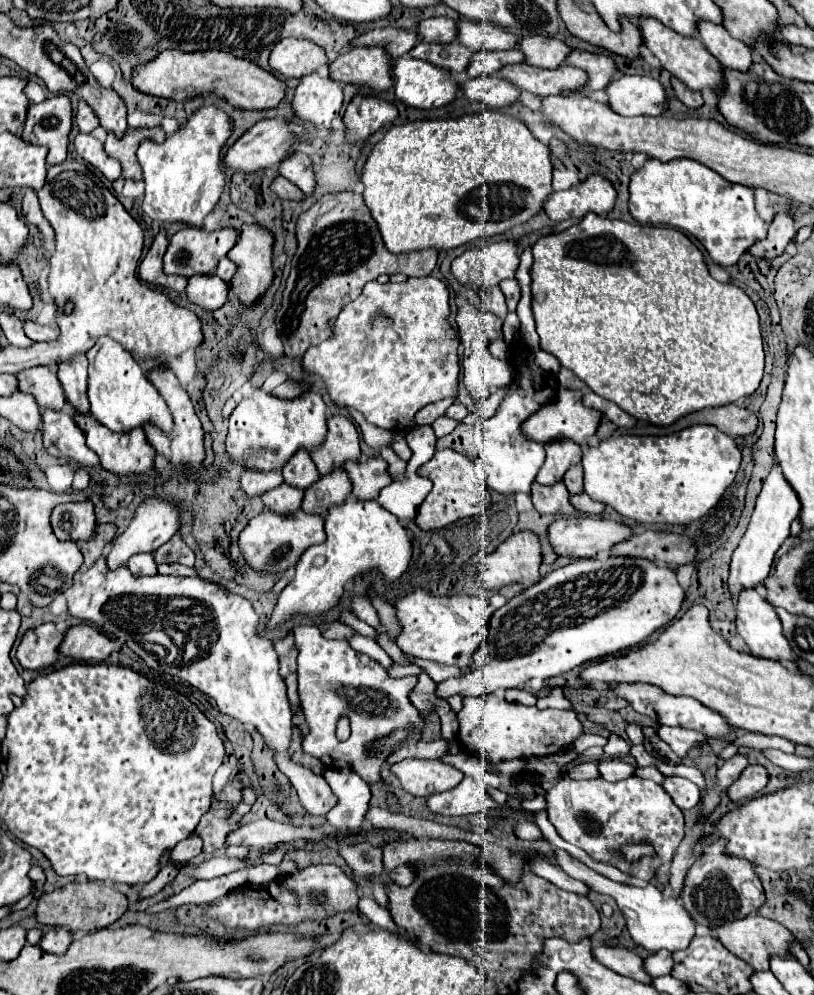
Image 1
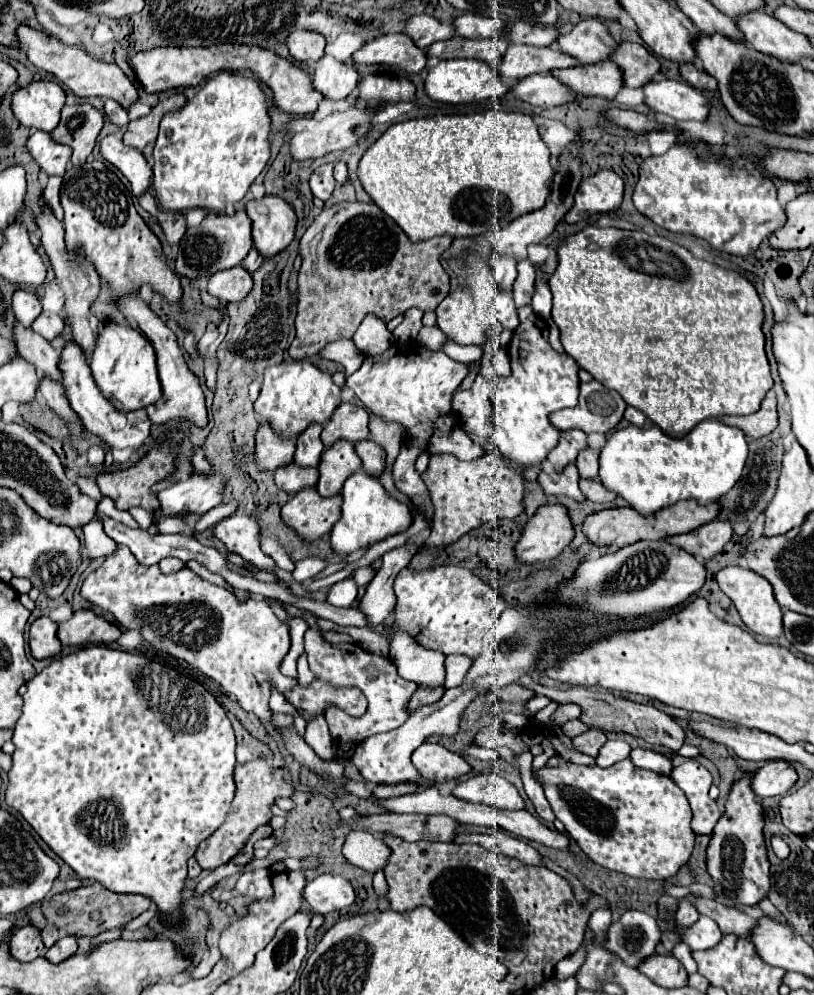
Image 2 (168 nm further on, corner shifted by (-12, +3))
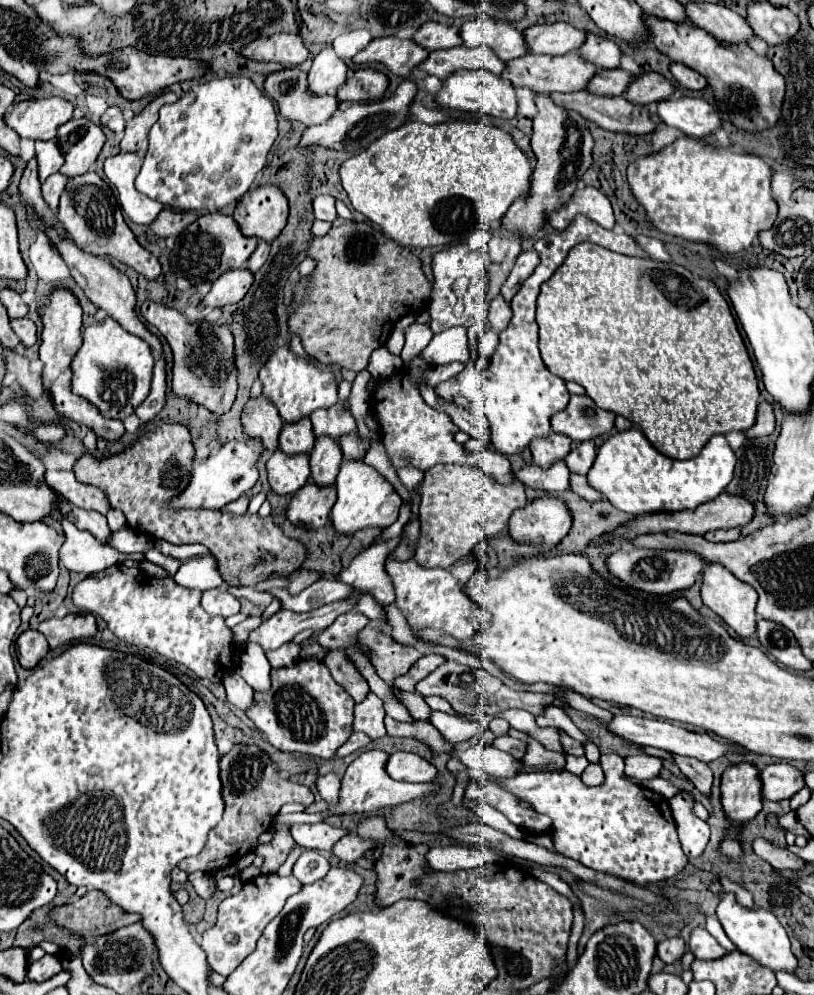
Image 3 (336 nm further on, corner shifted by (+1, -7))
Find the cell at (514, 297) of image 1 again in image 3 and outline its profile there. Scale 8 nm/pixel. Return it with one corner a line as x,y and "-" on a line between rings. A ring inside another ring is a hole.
529,249
529,251
523,251
519,257
517,257
517,263
513,267
513,271
509,273
507,281
503,283
501,287
501,295
503,299
511,301
513,295
519,291
519,287
523,285
523,281
535,271
535,267
539,265
539,253
535,249

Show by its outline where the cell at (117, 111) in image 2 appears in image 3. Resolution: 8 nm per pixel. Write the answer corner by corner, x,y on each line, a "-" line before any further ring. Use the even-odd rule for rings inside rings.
109,107
103,115
101,115
101,123
105,127
109,127
115,133
123,133
125,129
125,119
123,119
123,111
119,107

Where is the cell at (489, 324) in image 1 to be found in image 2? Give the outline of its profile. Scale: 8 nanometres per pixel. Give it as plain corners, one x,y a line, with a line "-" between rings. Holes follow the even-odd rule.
500,291
498,297
492,303
492,311
494,311
494,317
500,321
500,325
504,329
510,329
510,331
516,329
518,315
516,315
516,307
514,307
514,301
512,301
512,293

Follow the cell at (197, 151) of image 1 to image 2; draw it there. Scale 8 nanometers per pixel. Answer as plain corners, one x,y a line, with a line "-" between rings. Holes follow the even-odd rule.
220,71
210,77
208,83
182,109
168,113
168,117
164,117
160,123
152,167
158,205
164,211
186,211
200,207
212,213
224,213
228,203
238,203
246,195
252,181
268,163
268,131
270,117
266,111
266,97
256,79
246,79
228,71

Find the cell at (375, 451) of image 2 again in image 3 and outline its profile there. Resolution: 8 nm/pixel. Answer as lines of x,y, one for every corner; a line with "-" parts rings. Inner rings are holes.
349,433
349,435
339,437
339,447
345,459
363,459
369,445
371,445
369,439
359,437
359,433

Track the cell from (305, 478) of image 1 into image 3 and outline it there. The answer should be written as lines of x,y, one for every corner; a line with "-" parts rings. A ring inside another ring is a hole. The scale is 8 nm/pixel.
303,417
297,423
285,423
279,435
279,445
281,451
289,453
289,455
297,455
297,453
311,453
311,447
315,443
315,435
313,435
313,425
309,417

